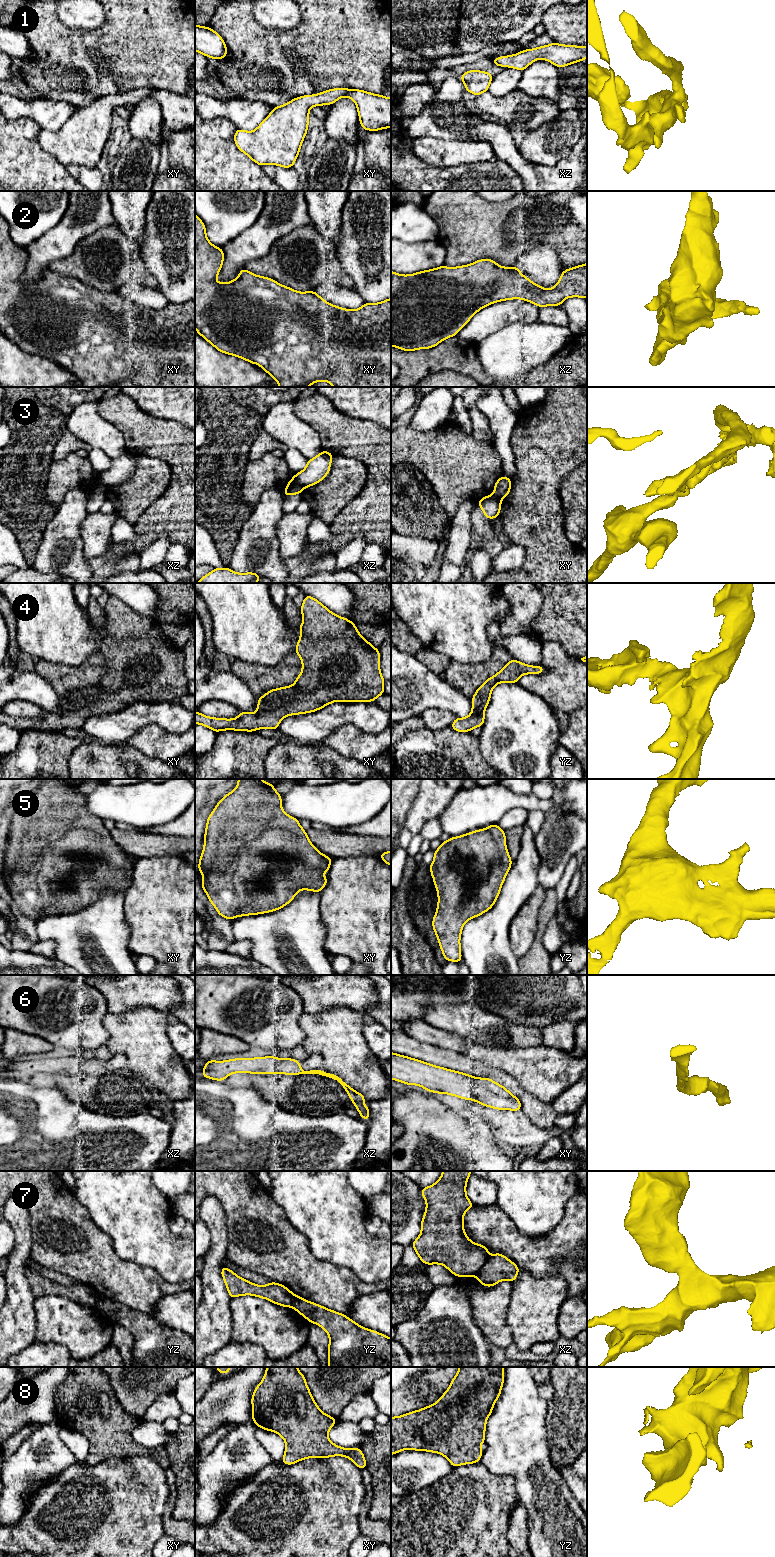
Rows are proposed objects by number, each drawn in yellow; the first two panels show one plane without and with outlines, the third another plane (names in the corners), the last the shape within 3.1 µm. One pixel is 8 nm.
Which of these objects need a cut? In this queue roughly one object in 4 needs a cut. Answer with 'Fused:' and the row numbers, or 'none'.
Fused: 3

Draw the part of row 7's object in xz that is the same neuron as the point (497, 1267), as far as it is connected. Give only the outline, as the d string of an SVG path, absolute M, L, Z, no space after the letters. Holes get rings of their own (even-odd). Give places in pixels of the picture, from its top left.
M443 1171L436 1183L421 1189L426 1211L421 1221L421 1233L411 1245L424 1264L441 1264L459 1278L475 1276L486 1287L502 1280L512 1283L520 1268L501 1253L489 1256L485 1245L472 1242L465 1234L463 1216L468 1209L475 1207L466 1195L471 1174L471 1171Z

